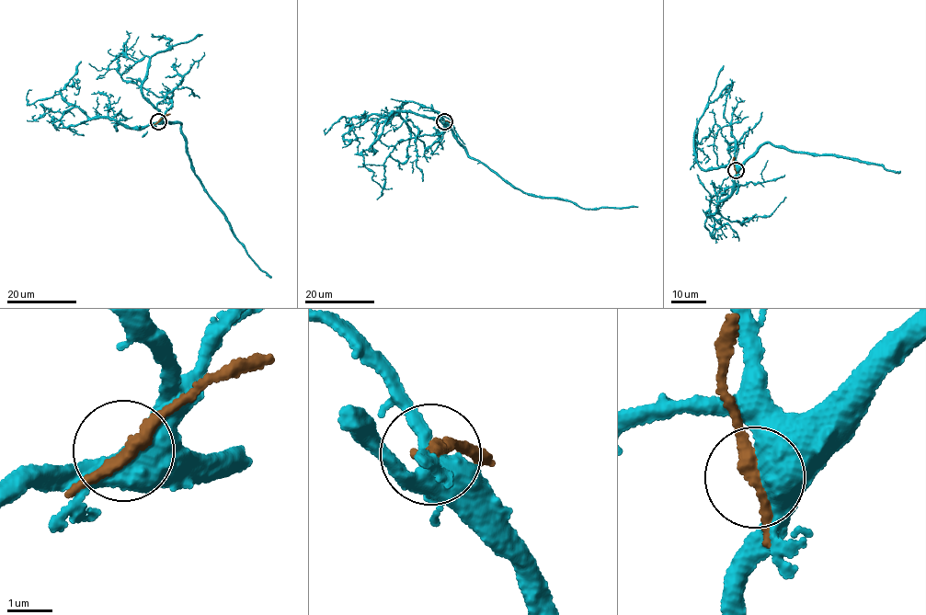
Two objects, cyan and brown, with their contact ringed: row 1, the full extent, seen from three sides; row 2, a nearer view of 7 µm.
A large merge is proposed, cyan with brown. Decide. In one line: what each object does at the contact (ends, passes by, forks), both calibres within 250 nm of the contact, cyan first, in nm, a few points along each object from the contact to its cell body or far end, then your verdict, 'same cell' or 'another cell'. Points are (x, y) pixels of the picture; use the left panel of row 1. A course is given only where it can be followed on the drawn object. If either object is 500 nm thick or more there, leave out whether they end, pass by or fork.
calibres 550 and 280 nm; course cyan (158, 121), (180, 123), (196, 175), (223, 211), (235, 237), (255, 263), (271, 278); course brown (158, 121), (170, 114); another cell

